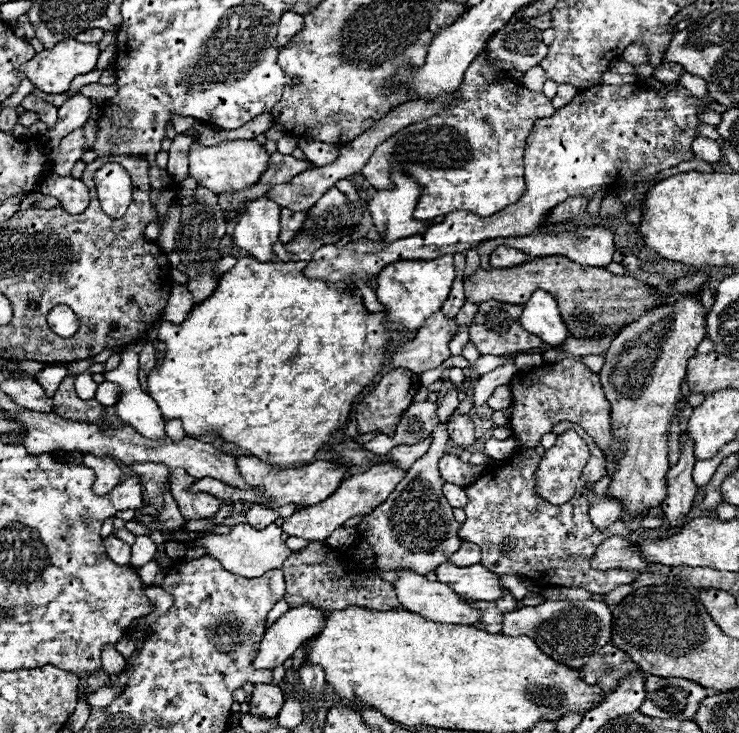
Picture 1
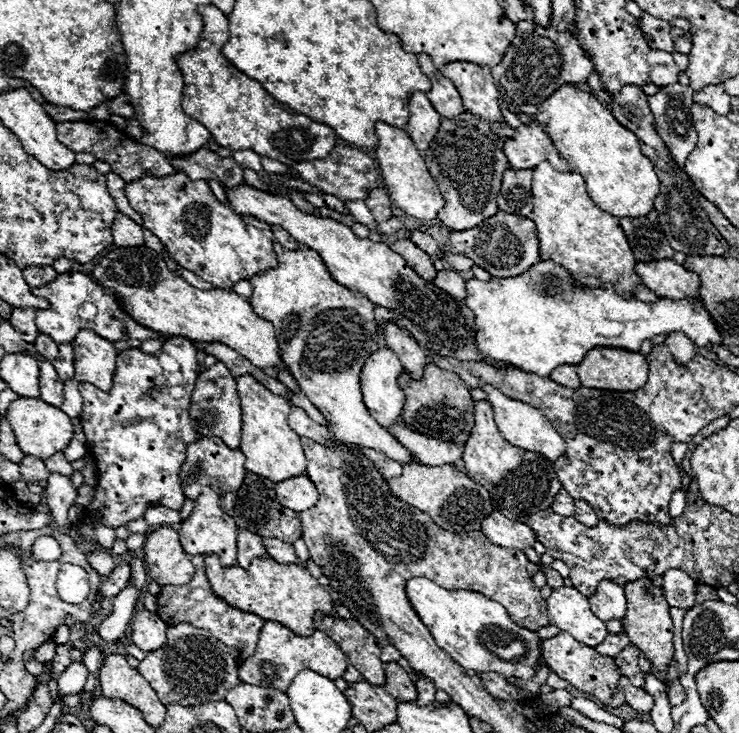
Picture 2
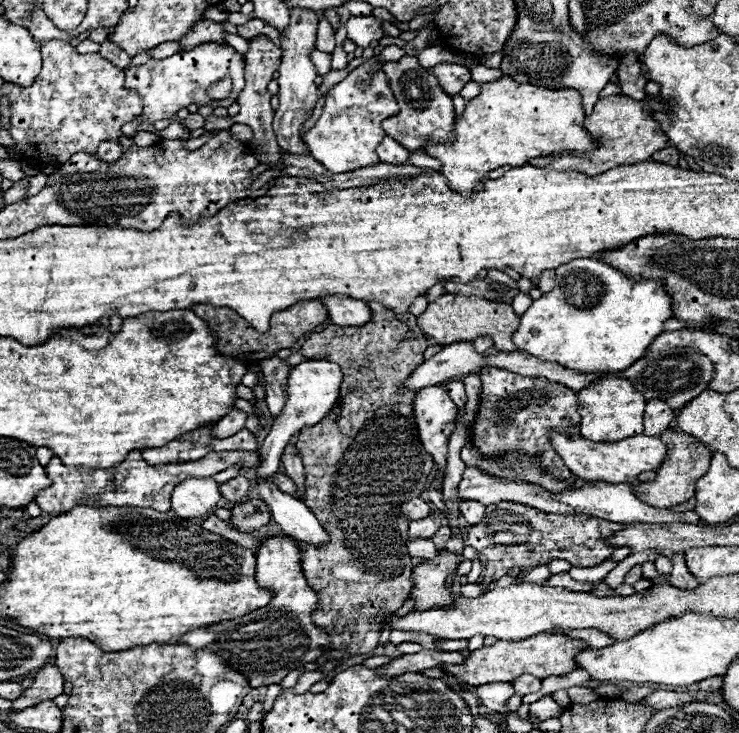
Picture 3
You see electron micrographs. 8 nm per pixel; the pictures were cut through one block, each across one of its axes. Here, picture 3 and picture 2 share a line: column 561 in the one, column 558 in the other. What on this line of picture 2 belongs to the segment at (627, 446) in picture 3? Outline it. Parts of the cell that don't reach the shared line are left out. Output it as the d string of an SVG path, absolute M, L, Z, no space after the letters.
M482 386L482 390L486 392L486 400L488 404L492 404L492 410L494 410L494 420L500 428L500 434L514 446L518 448L526 448L526 450L532 450L532 452L540 452L544 454L548 460L556 460L558 456L564 454L564 440L562 436L552 428L550 420L540 412L536 410L534 406L526 404L526 402L520 402L520 400L514 400L510 396L504 396L500 390L492 388L492 386Z

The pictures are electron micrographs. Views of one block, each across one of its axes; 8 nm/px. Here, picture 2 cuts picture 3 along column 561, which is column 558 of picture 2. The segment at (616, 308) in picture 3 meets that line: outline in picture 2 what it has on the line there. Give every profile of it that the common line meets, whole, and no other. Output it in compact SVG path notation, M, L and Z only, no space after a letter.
M554 262L534 264L528 272L508 280L466 280L466 306L474 312L476 348L490 360L506 360L524 372L550 376L560 364L580 364L594 346L638 352L640 344L662 332L684 332L696 346L720 344L720 332L700 298L666 300L654 304L626 300L604 288L574 290L570 272Z

